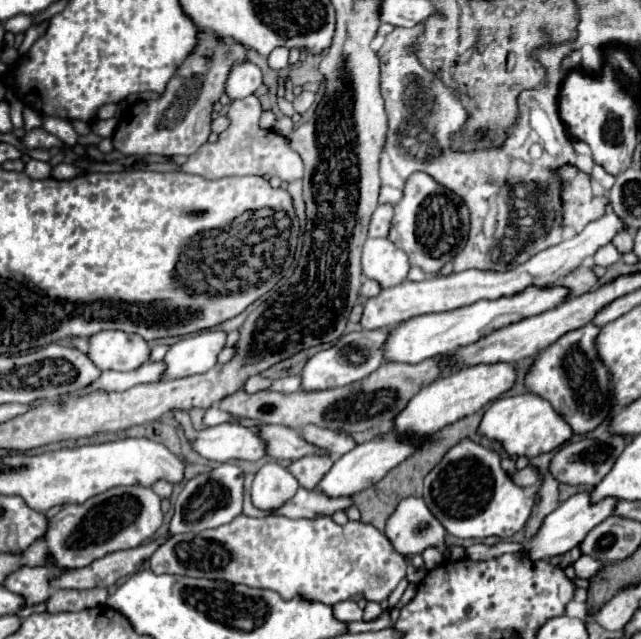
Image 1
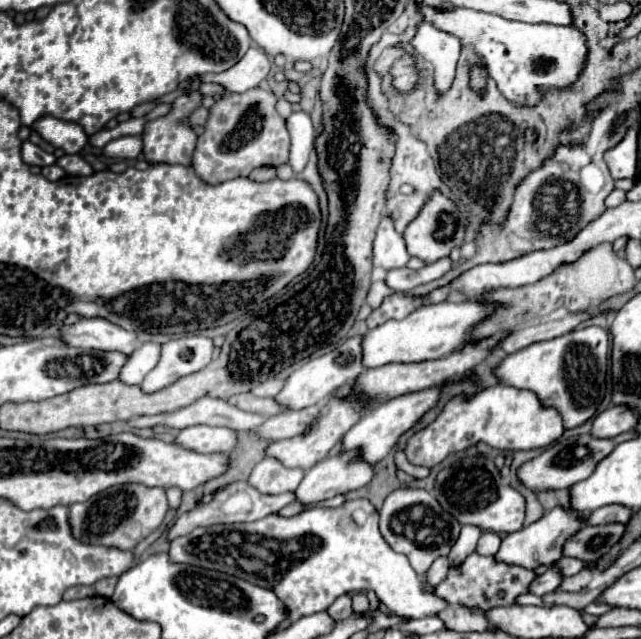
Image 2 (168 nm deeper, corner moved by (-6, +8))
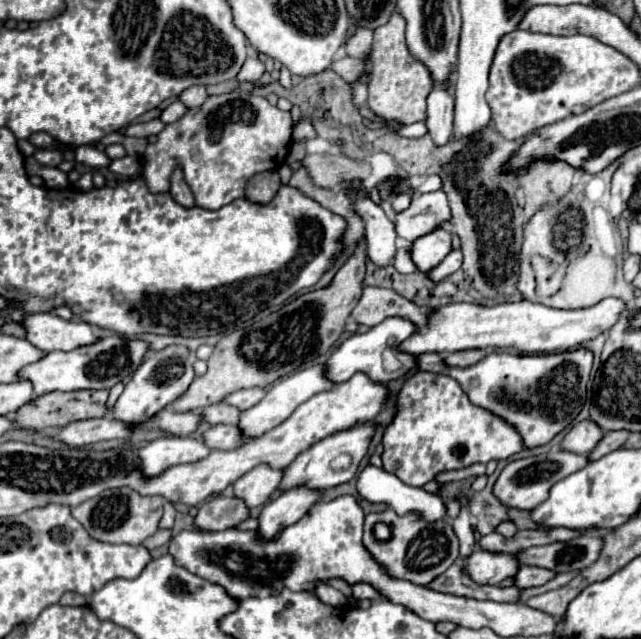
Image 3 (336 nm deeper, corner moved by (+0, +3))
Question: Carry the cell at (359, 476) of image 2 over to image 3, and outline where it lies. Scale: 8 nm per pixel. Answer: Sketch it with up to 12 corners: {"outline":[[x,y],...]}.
{"outline":[[322,491],[280,493],[260,513],[260,535],[276,537],[302,519]]}

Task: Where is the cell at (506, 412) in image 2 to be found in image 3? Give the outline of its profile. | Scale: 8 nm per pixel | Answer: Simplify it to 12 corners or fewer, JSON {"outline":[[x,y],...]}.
{"outline":[[418,371],[384,429],[384,469],[414,487],[508,459],[518,431],[458,381]]}

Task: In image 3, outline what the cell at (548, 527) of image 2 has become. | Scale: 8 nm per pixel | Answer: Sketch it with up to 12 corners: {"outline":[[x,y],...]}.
{"outline":[[474,551],[464,565],[476,583],[496,585],[522,567],[518,553]]}

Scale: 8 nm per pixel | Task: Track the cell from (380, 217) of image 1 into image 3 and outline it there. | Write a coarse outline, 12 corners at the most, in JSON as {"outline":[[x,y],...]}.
{"outline":[[444,191],[414,197],[394,213],[398,237],[412,243],[450,219]]}

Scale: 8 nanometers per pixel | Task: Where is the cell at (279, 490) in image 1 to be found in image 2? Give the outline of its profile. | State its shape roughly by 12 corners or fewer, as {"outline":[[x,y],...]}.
{"outline":[[276,458],[254,466],[248,484],[262,494],[294,492],[304,472]]}

